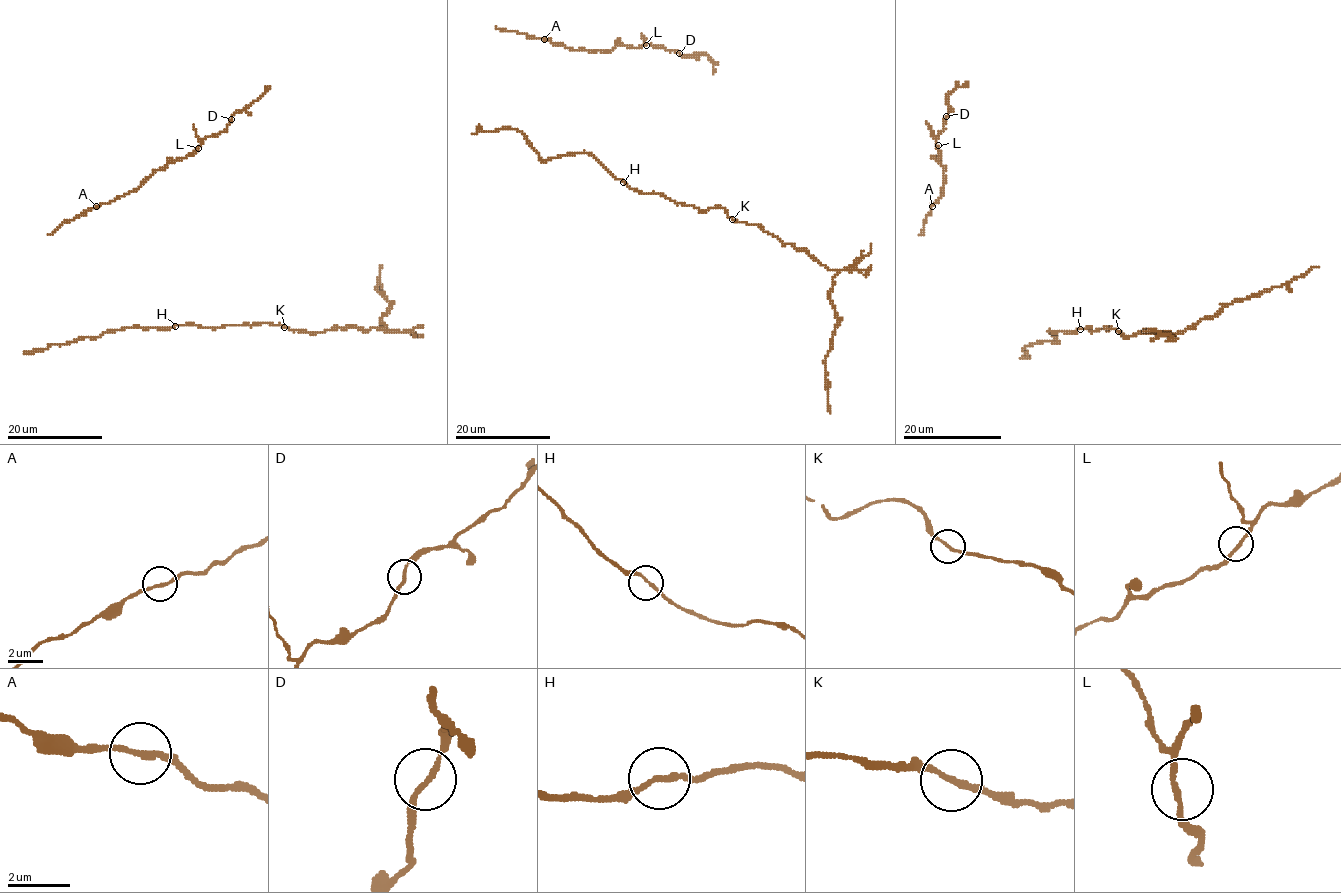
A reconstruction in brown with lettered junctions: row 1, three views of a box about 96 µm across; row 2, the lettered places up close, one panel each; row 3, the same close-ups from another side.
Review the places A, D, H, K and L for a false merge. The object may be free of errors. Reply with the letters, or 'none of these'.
K

